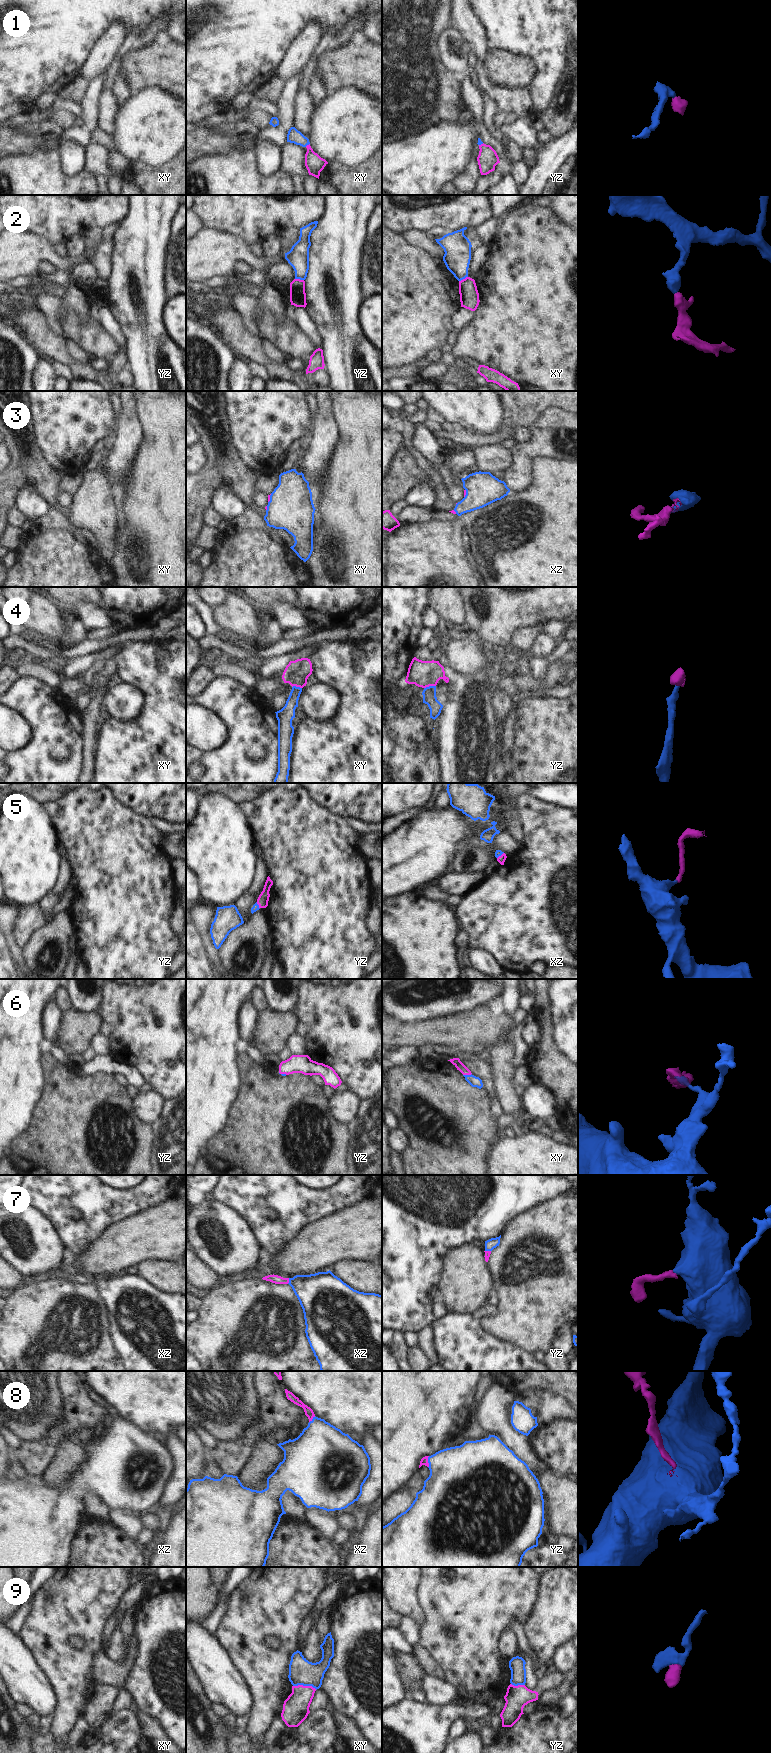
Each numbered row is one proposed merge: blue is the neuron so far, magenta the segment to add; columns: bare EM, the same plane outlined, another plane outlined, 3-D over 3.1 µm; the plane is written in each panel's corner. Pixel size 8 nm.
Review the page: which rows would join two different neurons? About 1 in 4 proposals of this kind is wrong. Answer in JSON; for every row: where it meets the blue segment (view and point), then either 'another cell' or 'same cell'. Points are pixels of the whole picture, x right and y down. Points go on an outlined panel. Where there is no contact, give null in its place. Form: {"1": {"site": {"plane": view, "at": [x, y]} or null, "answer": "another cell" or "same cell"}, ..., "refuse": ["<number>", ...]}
{"1": {"site": {"plane": "xy", "at": [307, 144]}, "answer": "same cell"}, "2": {"site": {"plane": "yz", "at": [299, 278]}, "answer": "another cell"}, "3": {"site": {"plane": "xy", "at": [270, 498]}, "answer": "same cell"}, "4": {"site": {"plane": "yz", "at": [429, 686]}, "answer": "same cell"}, "5": {"site": {"plane": "xz", "at": [500, 855]}, "answer": "same cell"}, "6": {"site": {"plane": "xy", "at": [467, 1075]}, "answer": "same cell"}, "7": {"site": {"plane": "xz", "at": [289, 1281]}, "answer": "same cell"}, "8": {"site": {"plane": "yz", "at": [428, 1462]}, "answer": "same cell"}, "9": {"site": {"plane": "xy", "at": [305, 1685]}, "answer": "another cell"}, "refuse": ["2", "9"]}

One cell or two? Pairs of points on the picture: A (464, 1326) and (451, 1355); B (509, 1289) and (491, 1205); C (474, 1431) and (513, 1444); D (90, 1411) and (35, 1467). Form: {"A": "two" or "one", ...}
{"A": "one", "B": "two", "C": "two", "D": "one"}

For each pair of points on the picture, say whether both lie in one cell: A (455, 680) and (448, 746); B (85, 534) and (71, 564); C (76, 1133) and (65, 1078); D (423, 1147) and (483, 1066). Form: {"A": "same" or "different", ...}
{"A": "same", "B": "different", "C": "same", "D": "same"}

